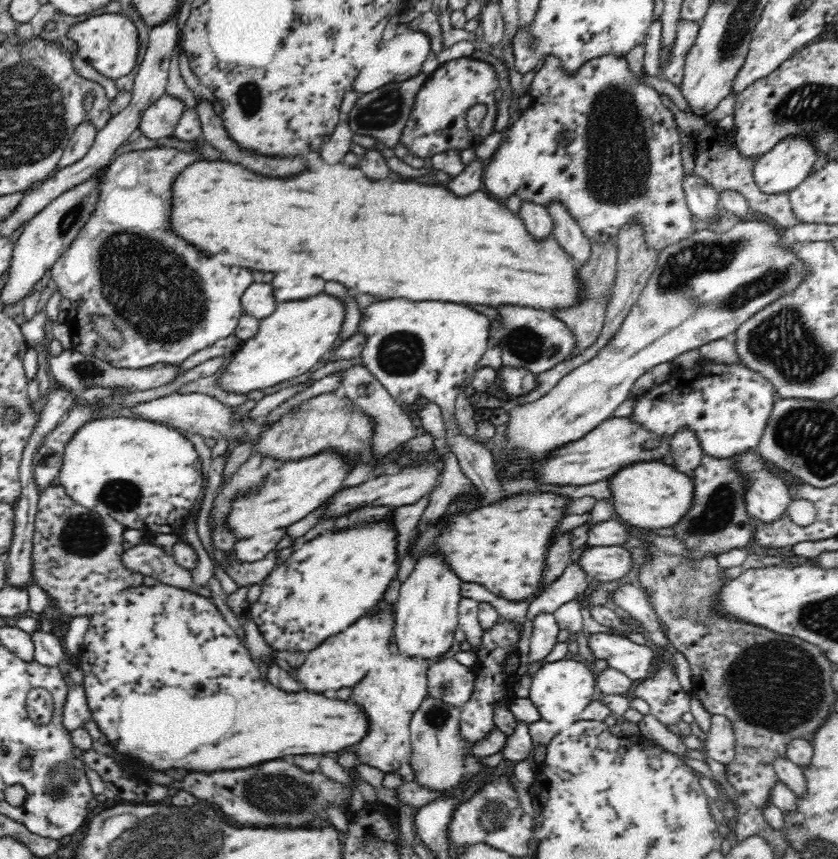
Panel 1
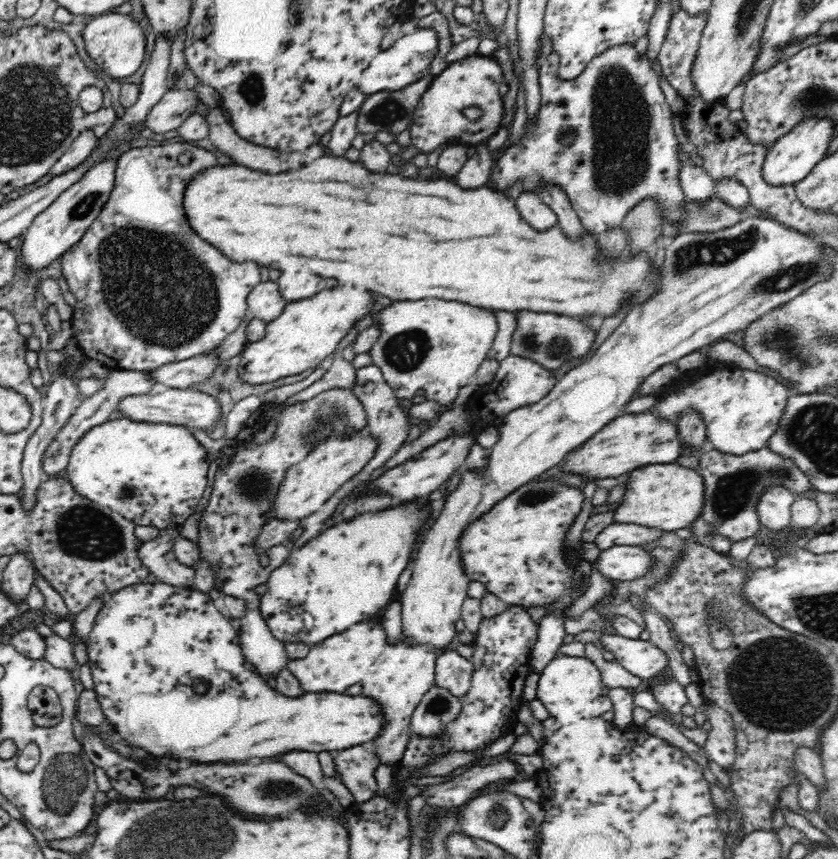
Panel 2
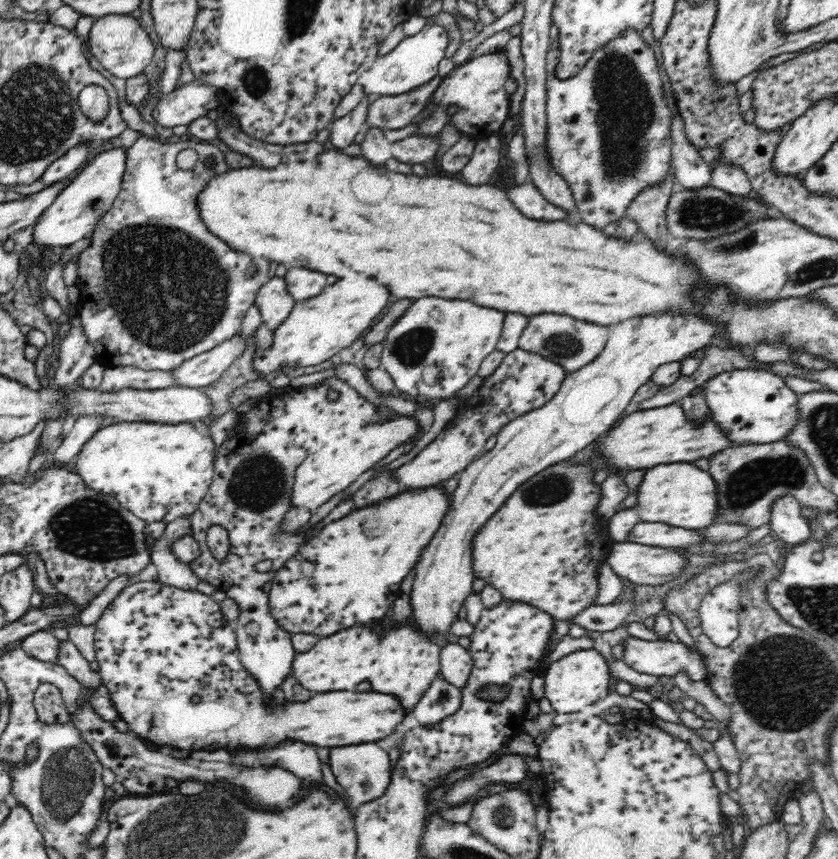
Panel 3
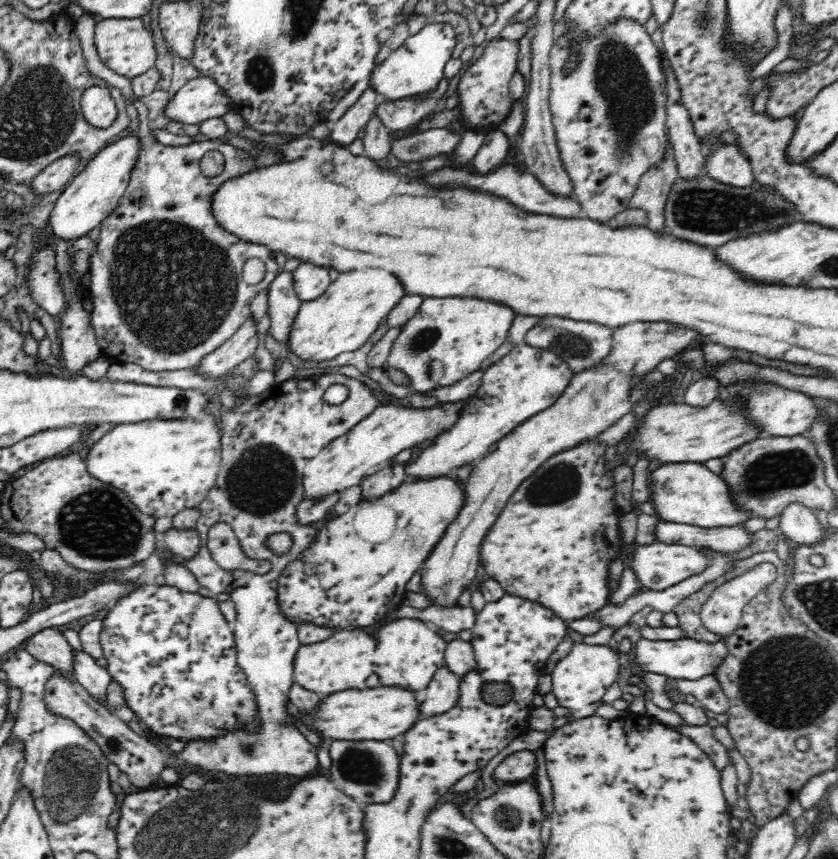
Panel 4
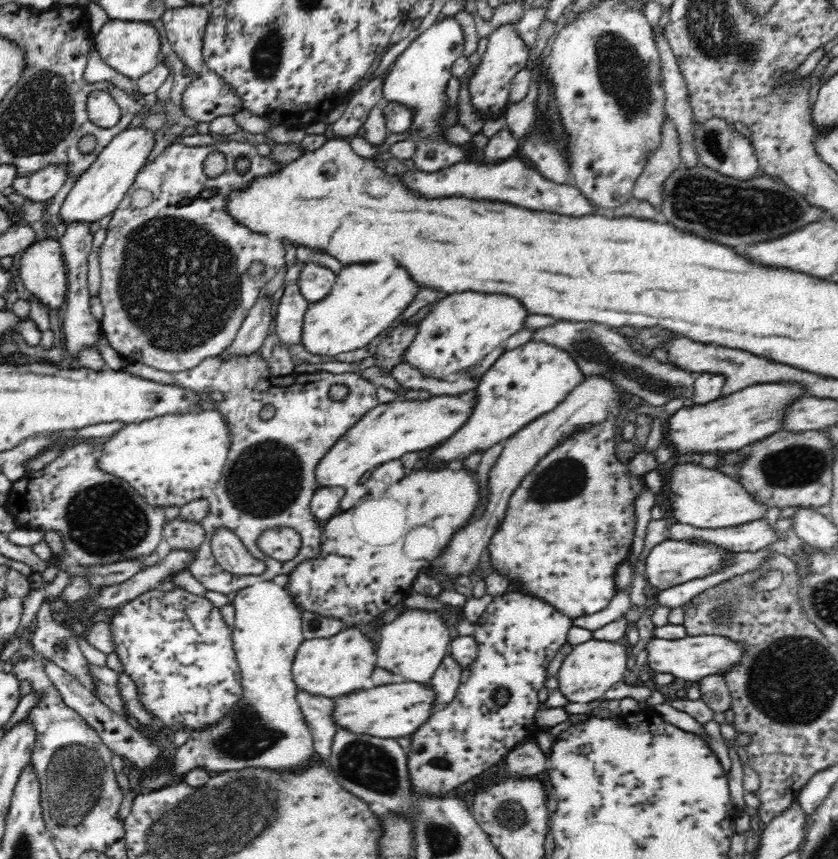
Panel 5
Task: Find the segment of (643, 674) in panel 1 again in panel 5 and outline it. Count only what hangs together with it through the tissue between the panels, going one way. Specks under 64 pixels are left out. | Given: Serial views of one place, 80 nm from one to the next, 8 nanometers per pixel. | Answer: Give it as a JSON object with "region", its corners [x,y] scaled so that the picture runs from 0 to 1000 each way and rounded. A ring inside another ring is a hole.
{"region":[[[819,739],[809,745],[779,743],[770,750],[768,757],[772,760],[771,773],[780,783],[800,783],[811,792],[811,795],[833,794],[840,787],[850,785],[862,786],[864,780],[878,773],[878,768],[883,768],[888,759],[881,749],[854,739]]]}

